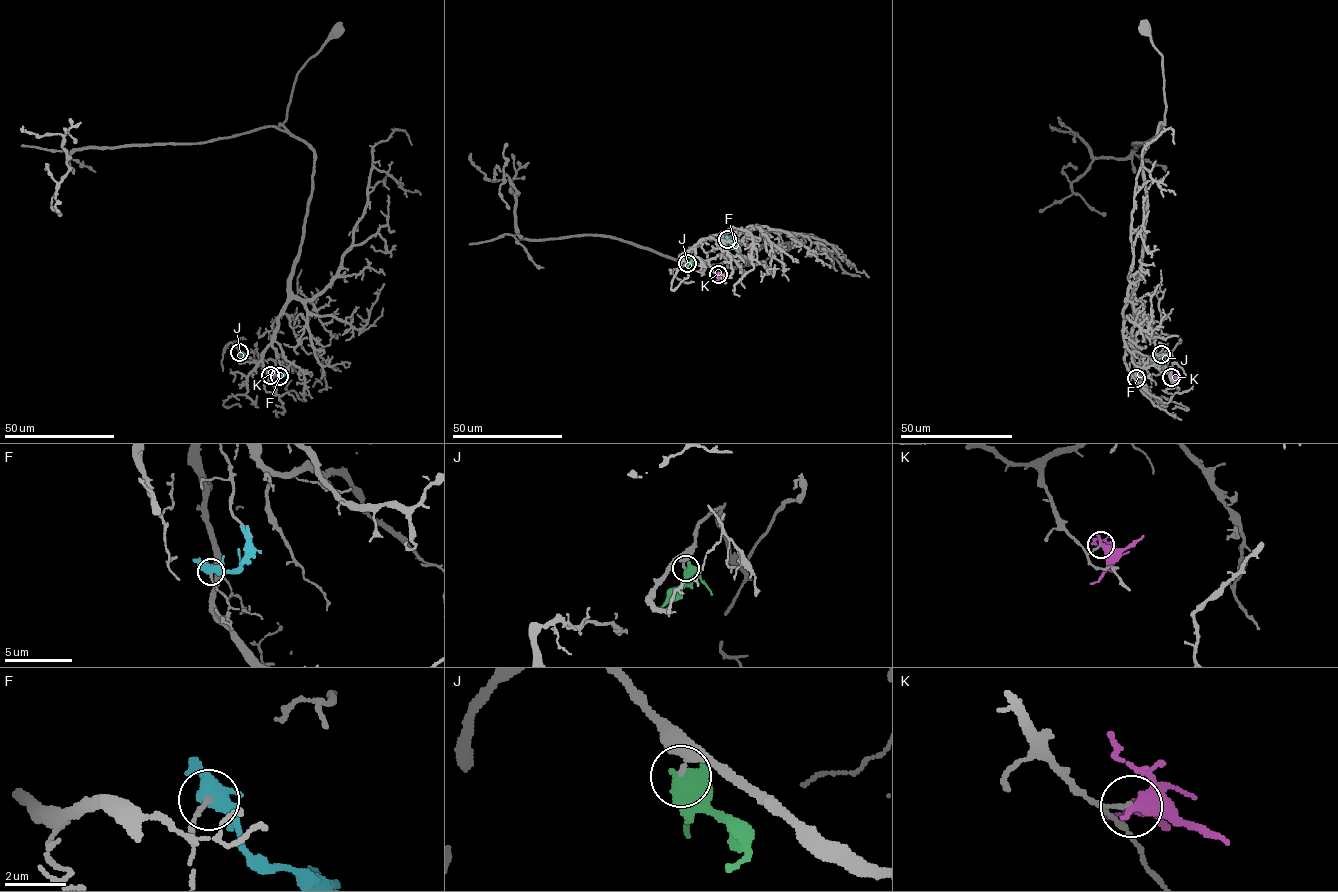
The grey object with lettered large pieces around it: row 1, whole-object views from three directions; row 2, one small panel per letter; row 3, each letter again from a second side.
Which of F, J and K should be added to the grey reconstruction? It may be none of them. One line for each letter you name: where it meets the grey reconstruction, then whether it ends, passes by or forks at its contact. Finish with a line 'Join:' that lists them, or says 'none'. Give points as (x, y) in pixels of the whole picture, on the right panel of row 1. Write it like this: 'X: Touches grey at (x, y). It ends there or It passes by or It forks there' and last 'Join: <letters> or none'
Join: none

